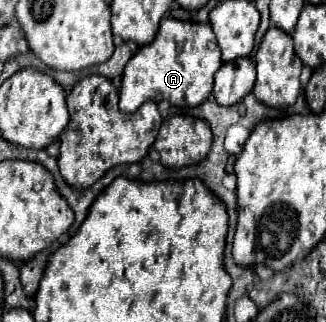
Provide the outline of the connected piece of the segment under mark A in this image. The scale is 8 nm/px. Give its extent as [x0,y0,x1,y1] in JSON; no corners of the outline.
[120,17,222,113]

